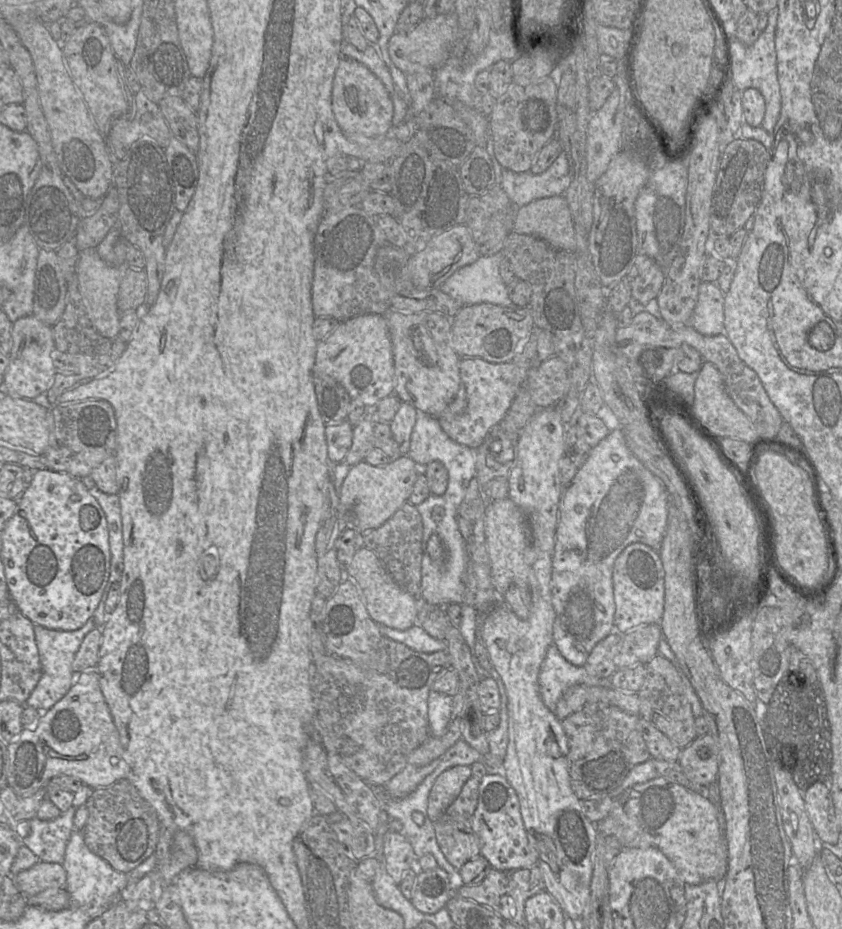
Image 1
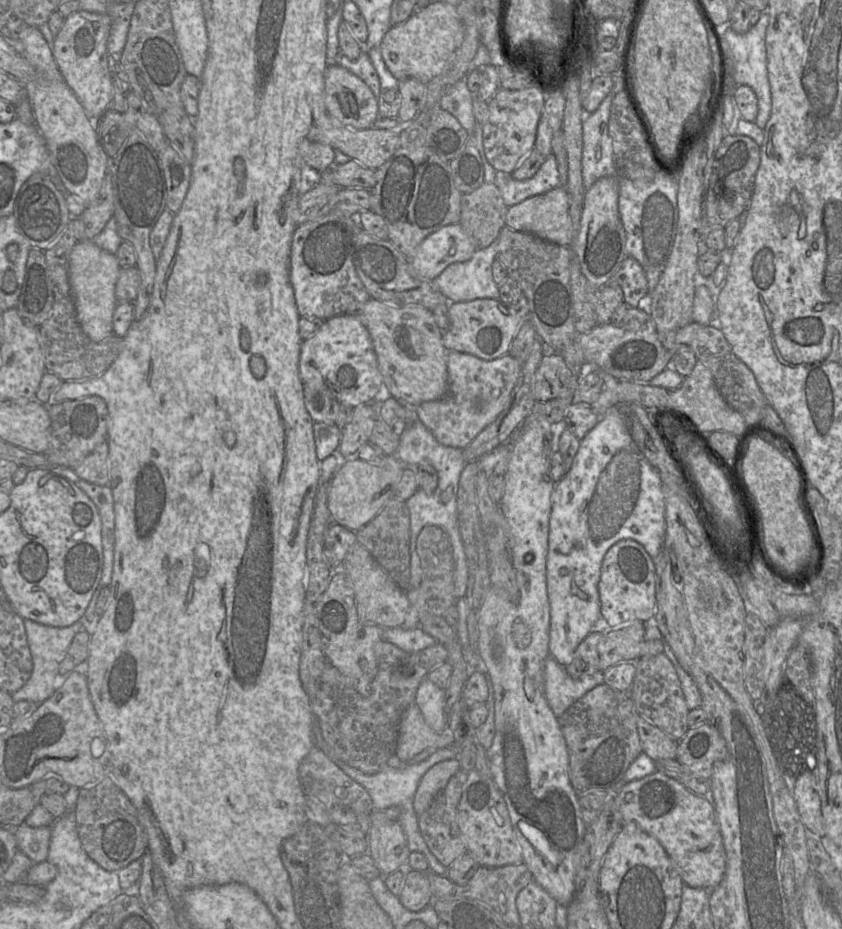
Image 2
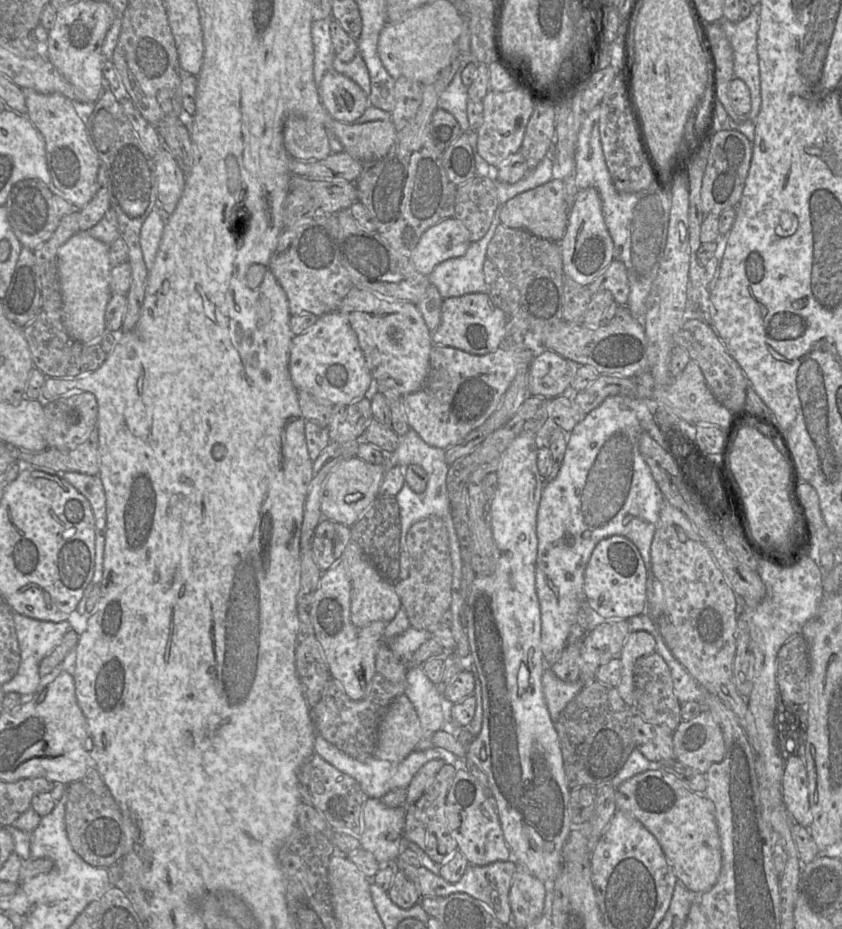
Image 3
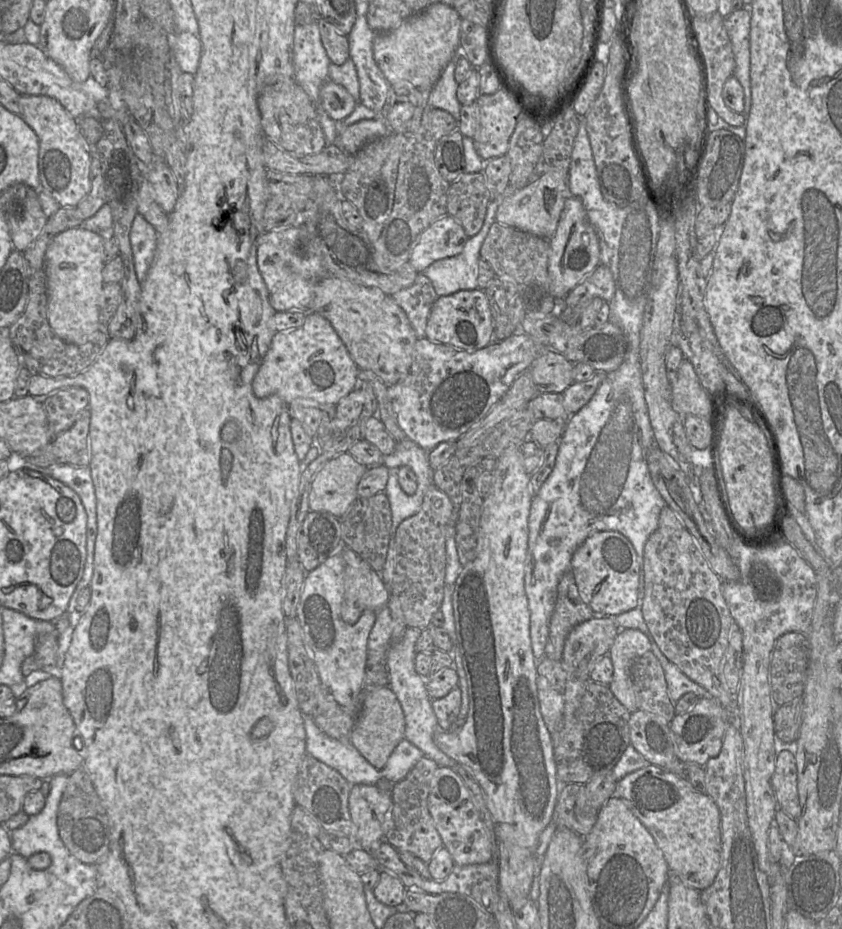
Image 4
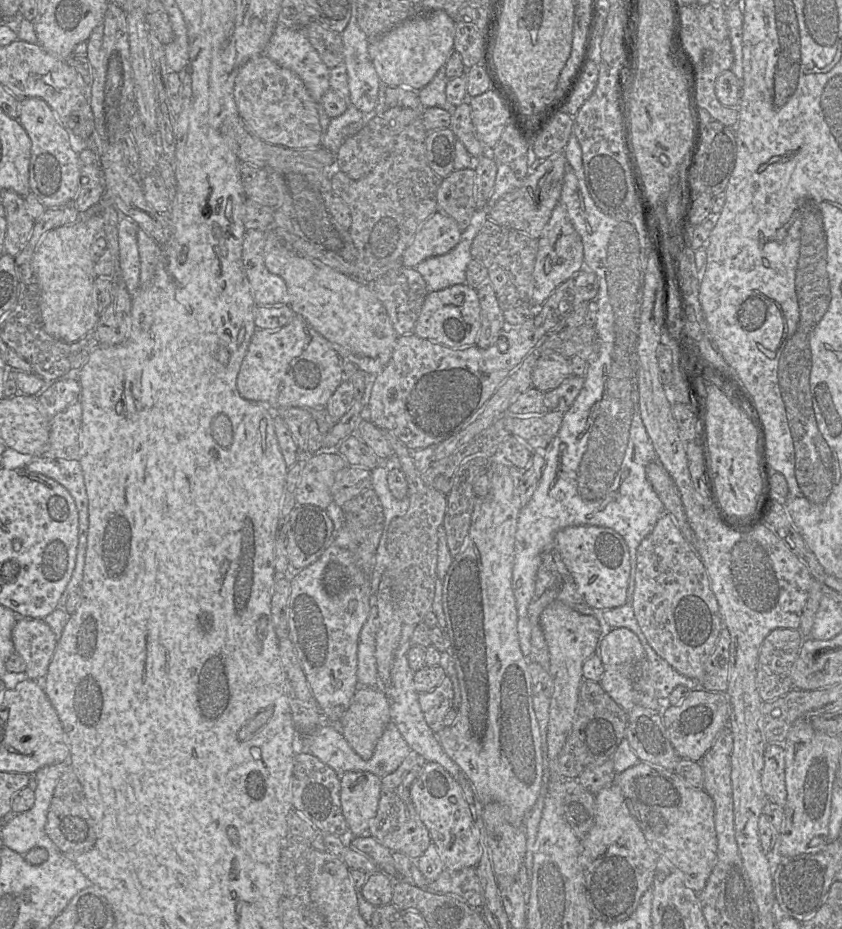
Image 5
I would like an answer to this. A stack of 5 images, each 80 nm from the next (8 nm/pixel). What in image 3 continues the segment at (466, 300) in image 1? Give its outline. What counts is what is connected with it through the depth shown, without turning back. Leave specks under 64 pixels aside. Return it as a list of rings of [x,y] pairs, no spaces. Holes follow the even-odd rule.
[[[500,207],[497,209],[491,226],[485,236],[472,242],[463,256],[451,258],[438,264],[428,275],[444,298],[458,297],[469,293],[488,293],[489,285],[485,282],[483,264],[487,246],[492,239],[499,220]]]

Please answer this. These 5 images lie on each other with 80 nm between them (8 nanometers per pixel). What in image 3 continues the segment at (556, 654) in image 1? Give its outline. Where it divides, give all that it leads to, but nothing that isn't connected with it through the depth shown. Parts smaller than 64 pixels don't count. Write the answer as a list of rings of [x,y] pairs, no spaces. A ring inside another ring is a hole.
[[[546,663],[546,668],[542,677],[542,689],[550,717],[554,722],[556,722],[566,706],[582,691],[584,685],[579,683],[567,683],[560,680],[548,665],[549,664]]]

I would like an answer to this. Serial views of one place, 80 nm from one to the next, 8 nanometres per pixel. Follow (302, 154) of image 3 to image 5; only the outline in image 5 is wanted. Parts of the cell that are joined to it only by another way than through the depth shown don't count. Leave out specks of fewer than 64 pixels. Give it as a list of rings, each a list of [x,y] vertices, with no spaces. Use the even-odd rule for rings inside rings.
[[[266,55],[256,56],[238,70],[234,98],[238,115],[262,140],[290,149],[321,146],[322,128],[317,104],[300,77]]]

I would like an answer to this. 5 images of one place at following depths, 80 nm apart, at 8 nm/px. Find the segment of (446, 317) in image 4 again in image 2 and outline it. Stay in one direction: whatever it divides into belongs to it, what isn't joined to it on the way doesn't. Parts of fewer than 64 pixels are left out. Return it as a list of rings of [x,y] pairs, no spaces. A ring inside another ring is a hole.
[[[524,295],[515,305],[505,305],[496,299],[480,298],[451,302],[447,308],[447,315],[449,327],[444,331],[442,338],[447,350],[494,360],[509,353],[514,338],[527,321],[528,308]]]

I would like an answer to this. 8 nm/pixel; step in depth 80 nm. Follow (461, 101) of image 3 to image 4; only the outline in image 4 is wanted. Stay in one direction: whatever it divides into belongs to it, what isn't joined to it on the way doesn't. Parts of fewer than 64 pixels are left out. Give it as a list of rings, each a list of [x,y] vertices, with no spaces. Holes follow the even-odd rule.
[[[451,61],[430,89],[428,96],[428,104],[431,108],[447,111],[457,122],[460,118],[462,106],[456,95],[458,84],[454,76],[454,61]]]

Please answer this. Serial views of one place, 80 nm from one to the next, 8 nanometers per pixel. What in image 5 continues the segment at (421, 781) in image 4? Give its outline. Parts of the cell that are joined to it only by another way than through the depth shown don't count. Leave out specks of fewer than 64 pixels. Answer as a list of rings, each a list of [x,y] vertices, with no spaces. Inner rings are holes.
[[[411,752],[401,765],[381,778],[381,792],[375,817],[370,821],[368,836],[376,839],[390,851],[397,851],[417,860],[432,844],[428,829],[420,819],[411,797],[411,786],[427,761],[416,752]]]

